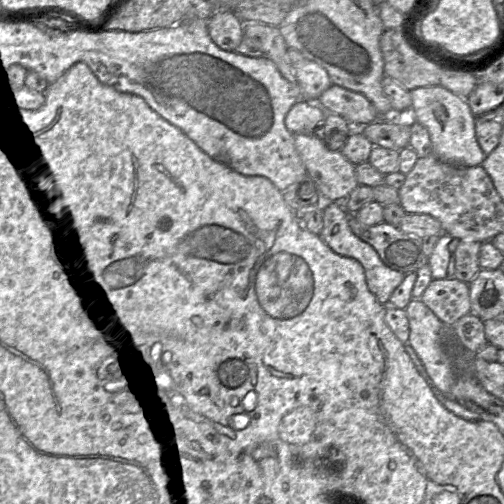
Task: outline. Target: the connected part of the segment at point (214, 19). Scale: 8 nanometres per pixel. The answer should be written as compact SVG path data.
M233 11L215 12L208 20L212 41L222 50L235 51L244 38L243 22Z

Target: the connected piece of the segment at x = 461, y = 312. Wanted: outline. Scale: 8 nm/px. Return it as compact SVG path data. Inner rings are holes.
M456 278L433 279L420 300L447 326L452 326L457 320L471 313L469 284Z

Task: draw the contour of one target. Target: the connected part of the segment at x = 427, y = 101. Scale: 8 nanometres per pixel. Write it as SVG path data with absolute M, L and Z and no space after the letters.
M441 85L418 87L410 91L412 107L410 120L424 126L429 133L432 152L441 161L458 166L482 165L486 154L481 149L475 134L476 118L466 99Z

